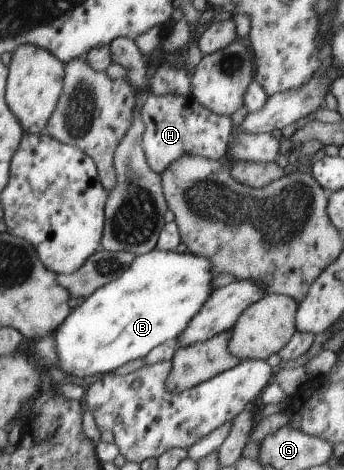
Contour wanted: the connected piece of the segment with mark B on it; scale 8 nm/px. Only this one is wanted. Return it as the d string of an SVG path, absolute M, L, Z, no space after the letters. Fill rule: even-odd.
M155 247L149 253L136 256L115 281L102 285L93 295L86 297L79 307L71 308L55 333L58 366L71 377L87 379L101 373L111 374L128 361L143 359L153 347L166 343L168 339L178 338L187 329L191 319L201 311L203 303L215 291L213 278L213 263L203 255L193 255L189 251L161 251Z

